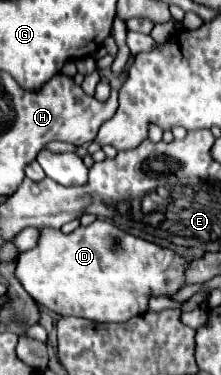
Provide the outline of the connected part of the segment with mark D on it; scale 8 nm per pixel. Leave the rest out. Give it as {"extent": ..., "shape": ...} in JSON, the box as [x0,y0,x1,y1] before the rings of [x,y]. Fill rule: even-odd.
{"extent":[16,220,190,322],"shape":[[[95,220],[90,226],[80,226],[72,234],[62,234],[54,228],[42,228],[38,246],[20,254],[16,278],[24,290],[44,308],[60,316],[78,316],[94,322],[126,322],[132,316],[148,312],[148,300],[154,296],[174,296],[186,286],[186,266],[190,260],[178,252],[142,238],[136,238],[108,220]]]}

